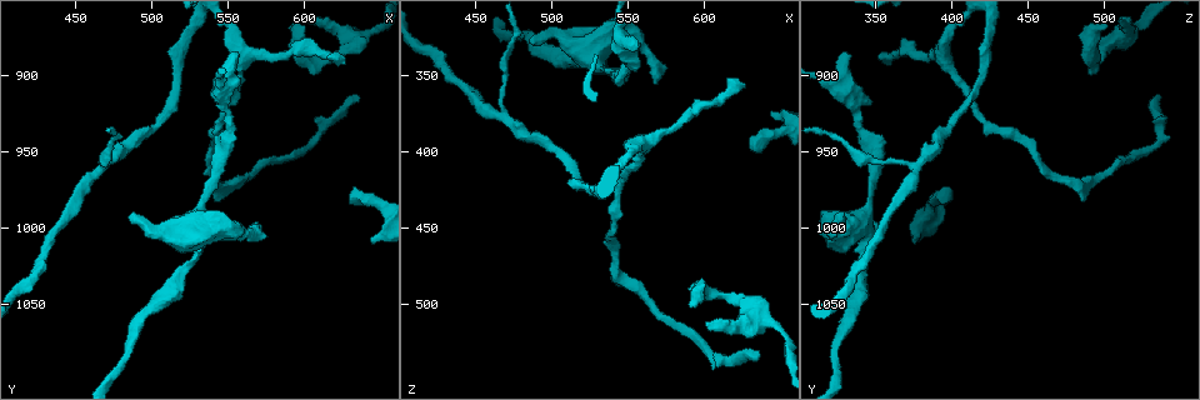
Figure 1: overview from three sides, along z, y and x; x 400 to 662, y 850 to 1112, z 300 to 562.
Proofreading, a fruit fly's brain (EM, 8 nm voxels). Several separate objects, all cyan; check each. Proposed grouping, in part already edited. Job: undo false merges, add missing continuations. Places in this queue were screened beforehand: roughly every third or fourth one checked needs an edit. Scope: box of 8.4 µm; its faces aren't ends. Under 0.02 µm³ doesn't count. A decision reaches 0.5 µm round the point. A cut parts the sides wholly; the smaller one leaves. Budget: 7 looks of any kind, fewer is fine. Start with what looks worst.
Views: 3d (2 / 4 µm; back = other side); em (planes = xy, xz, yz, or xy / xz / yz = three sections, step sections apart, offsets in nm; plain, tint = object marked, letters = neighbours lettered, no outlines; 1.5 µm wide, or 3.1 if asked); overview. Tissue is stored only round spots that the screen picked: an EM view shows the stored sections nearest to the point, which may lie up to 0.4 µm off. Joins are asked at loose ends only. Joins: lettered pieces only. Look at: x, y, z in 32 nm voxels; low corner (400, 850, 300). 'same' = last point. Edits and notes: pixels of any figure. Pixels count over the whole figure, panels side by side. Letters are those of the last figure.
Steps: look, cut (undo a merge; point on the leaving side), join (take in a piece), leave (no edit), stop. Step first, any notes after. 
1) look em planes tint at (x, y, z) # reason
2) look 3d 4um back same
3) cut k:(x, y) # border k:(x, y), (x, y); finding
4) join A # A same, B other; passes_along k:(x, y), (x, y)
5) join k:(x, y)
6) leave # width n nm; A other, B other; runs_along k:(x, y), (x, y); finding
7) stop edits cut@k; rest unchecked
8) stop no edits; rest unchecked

look em planes letters at (568, 1000, 356) # an open end

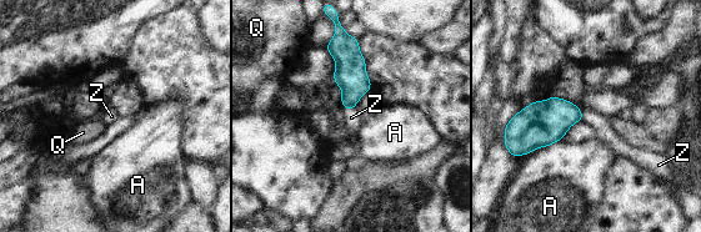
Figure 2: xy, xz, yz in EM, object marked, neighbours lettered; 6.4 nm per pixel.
join Z # A other, Q other, Z same; passes_along 2:(350, 75), (348, 109), (351, 117); it goes on there

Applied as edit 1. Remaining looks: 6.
look em xz step 8 letters at (636, 914, 534) # an open end

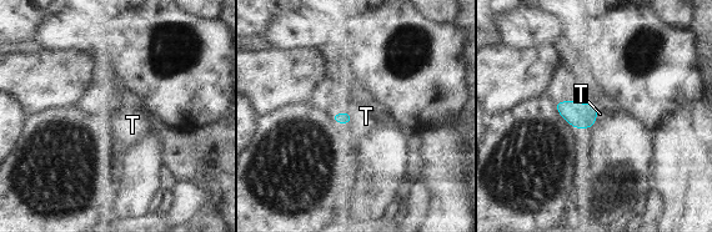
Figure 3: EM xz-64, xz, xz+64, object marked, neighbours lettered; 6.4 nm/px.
look em planes letters same

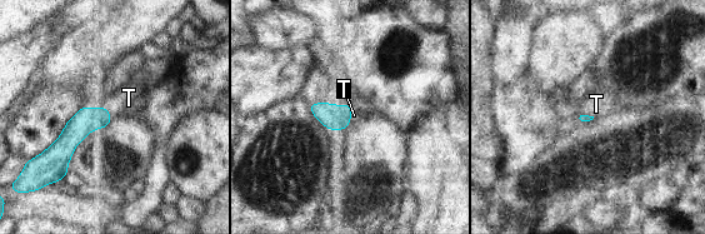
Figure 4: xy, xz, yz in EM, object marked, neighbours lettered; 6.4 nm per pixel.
join T # T same; passes_along 4:(333, 116), (350, 118), (354, 115); it goes on there

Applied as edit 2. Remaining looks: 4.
look 3d 4um at (556, 888, 330) # free end

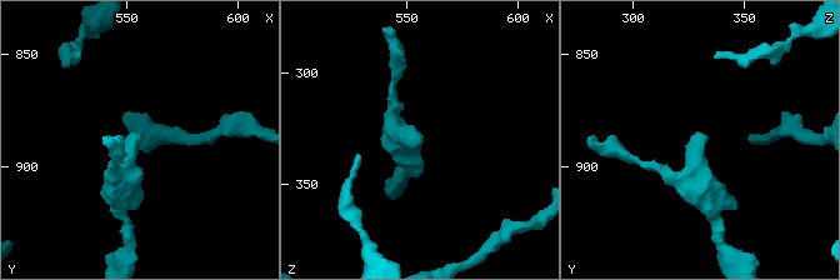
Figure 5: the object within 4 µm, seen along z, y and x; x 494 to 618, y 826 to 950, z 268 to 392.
look em planes letters at (556, 888, 330) # shape alone is not enough

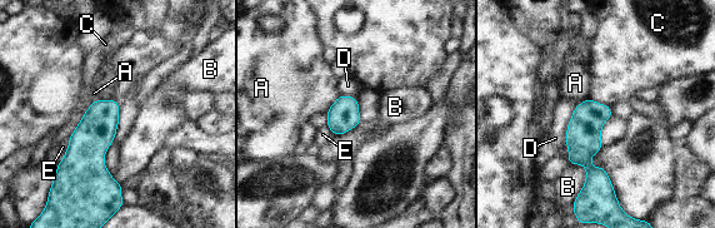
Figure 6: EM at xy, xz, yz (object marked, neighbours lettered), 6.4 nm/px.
leave # longest_contact D 300 nm; A other, B other, C other, D other, E other; border 6:(580, 103), (569, 122), (564, 145); none of them fits

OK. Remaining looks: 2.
stop edits join@2, join@4; rest unchecked

